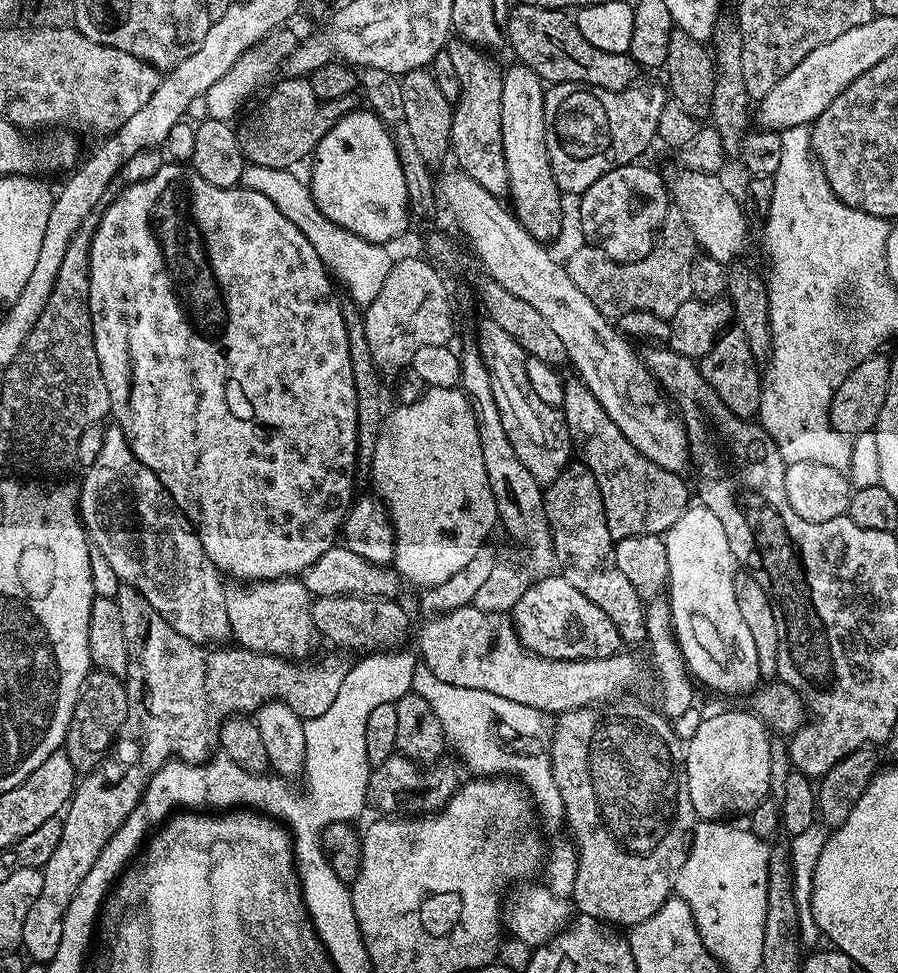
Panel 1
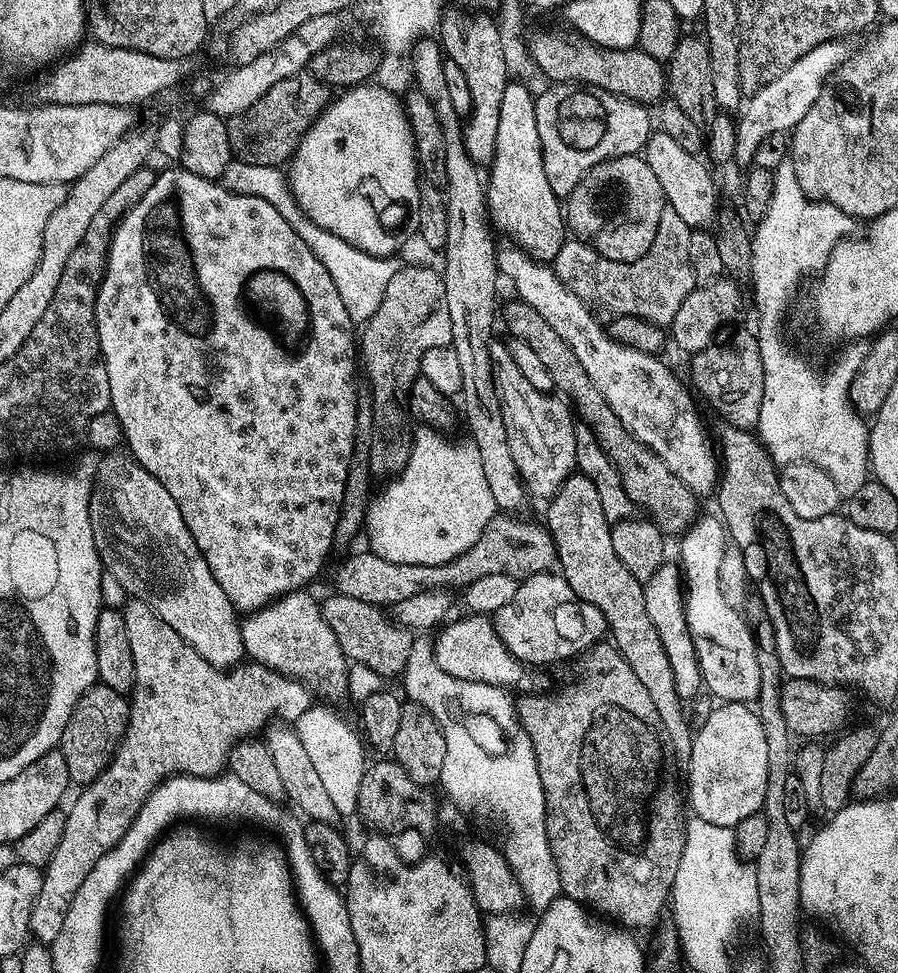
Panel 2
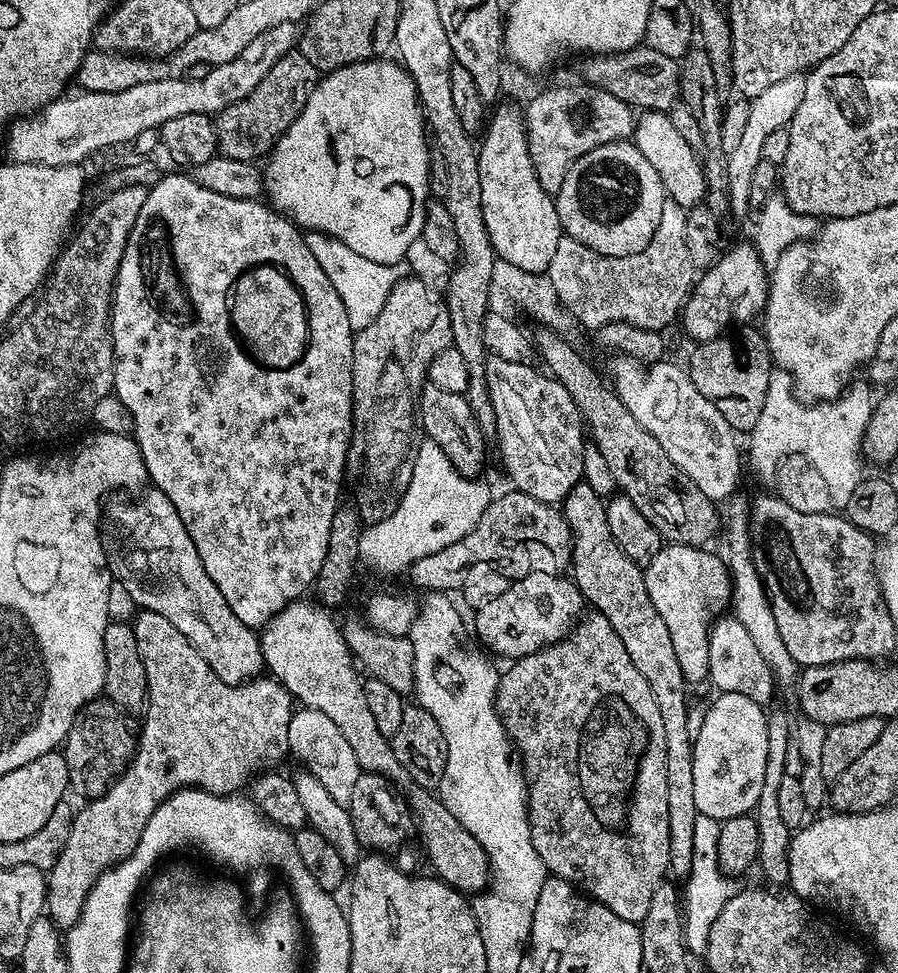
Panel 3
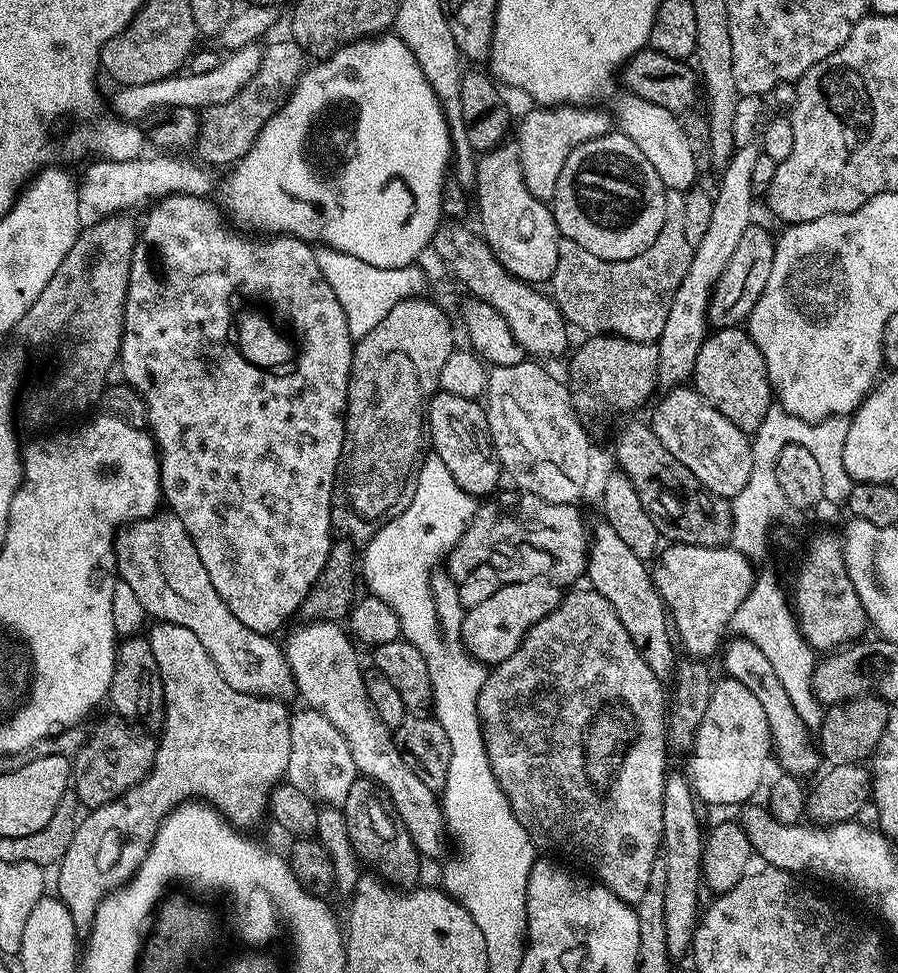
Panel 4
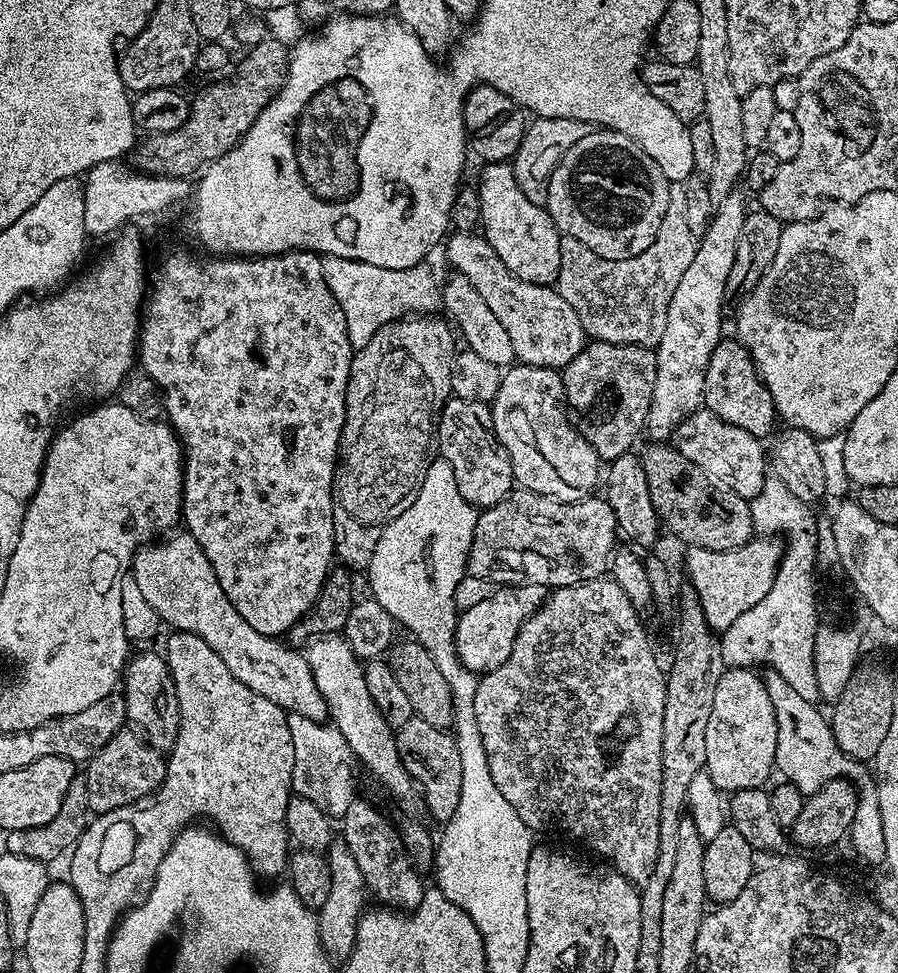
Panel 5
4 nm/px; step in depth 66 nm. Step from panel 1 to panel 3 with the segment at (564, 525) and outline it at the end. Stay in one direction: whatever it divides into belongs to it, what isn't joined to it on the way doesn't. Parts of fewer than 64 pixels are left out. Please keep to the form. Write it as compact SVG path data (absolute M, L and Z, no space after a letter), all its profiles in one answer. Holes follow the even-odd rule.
M578 483L574 490L562 502L562 511L568 528L572 532L571 579L575 580L578 590L585 601L595 611L603 614L610 622L614 634L626 646L626 654L630 654L630 662L642 673L642 678L650 682L650 694L654 694L654 702L658 702L658 714L662 714L662 730L666 730L666 802L670 805L670 862L669 873L674 877L684 878L691 868L693 857L694 820L696 803L694 802L694 732L688 729L688 691L689 685L684 678L682 666L678 666L678 654L674 650L674 642L670 642L670 630L666 630L666 622L662 622L662 614L654 610L654 602L650 602L650 594L646 594L646 582L641 565L635 564L630 557L614 542L610 534L610 526L606 522L605 497L594 494L586 483Z

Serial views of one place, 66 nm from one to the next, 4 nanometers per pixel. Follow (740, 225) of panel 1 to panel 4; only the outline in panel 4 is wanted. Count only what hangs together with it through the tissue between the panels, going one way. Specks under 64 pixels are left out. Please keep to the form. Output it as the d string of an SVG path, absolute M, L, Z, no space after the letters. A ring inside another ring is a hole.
M647 105L648 112L624 112L618 116L618 128L625 136L646 154L646 158L658 170L658 178L662 178L665 189L673 192L687 193L698 176L694 166L694 153L690 151L690 142L684 133L684 125L677 113L666 110L662 106Z

